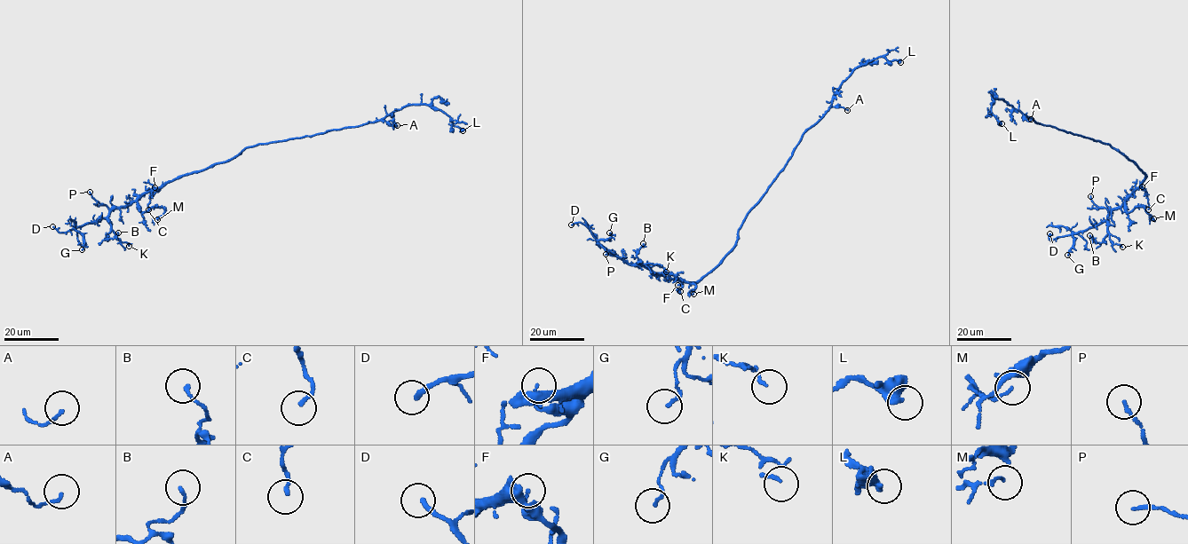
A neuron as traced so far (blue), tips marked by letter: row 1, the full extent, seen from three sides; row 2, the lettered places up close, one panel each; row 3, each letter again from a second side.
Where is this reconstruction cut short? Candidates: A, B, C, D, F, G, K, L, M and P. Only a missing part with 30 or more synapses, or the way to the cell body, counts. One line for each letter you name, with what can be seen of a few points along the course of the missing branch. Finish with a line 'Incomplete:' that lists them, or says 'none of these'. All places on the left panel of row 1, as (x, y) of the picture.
D: (52, 226), (49, 216), (59, 212)
Incomplete: D

